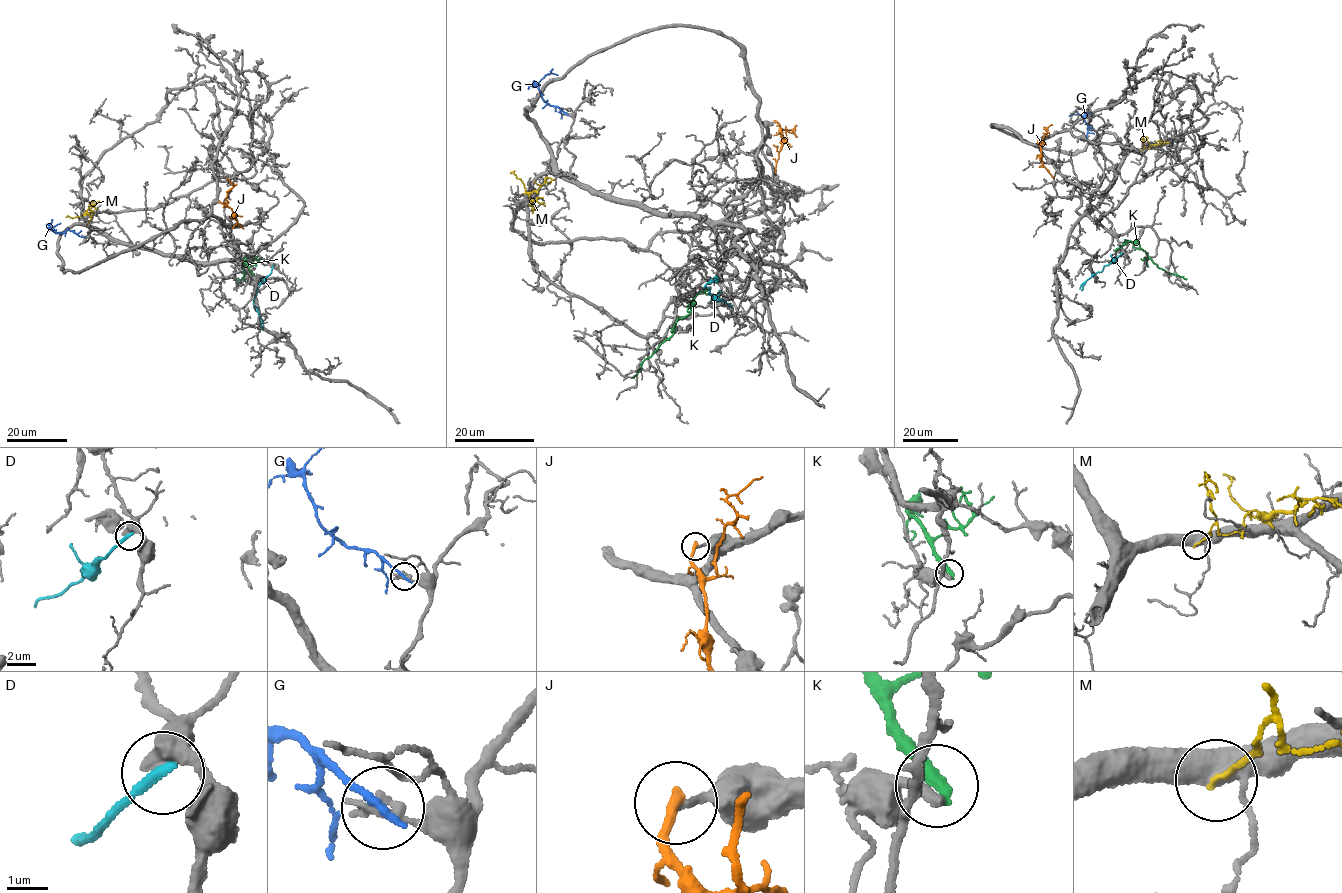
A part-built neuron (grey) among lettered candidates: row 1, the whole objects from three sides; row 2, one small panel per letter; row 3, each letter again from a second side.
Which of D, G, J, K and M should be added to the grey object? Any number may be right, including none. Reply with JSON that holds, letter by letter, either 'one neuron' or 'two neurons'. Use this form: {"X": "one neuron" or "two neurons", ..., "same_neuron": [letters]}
{"D": "two neurons", "G": "two neurons", "J": "two neurons", "K": "two neurons", "M": "two neurons", "same_neuron": []}

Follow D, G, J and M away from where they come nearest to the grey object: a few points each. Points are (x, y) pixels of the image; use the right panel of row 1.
D: (1122, 253), (1086, 281), (1081, 290)
G: (1086, 137), (1091, 126), (1081, 116), (1068, 115)
J: (1039, 138), (1042, 164), (1053, 177)
M: (1140, 150), (1153, 145), (1147, 137)

